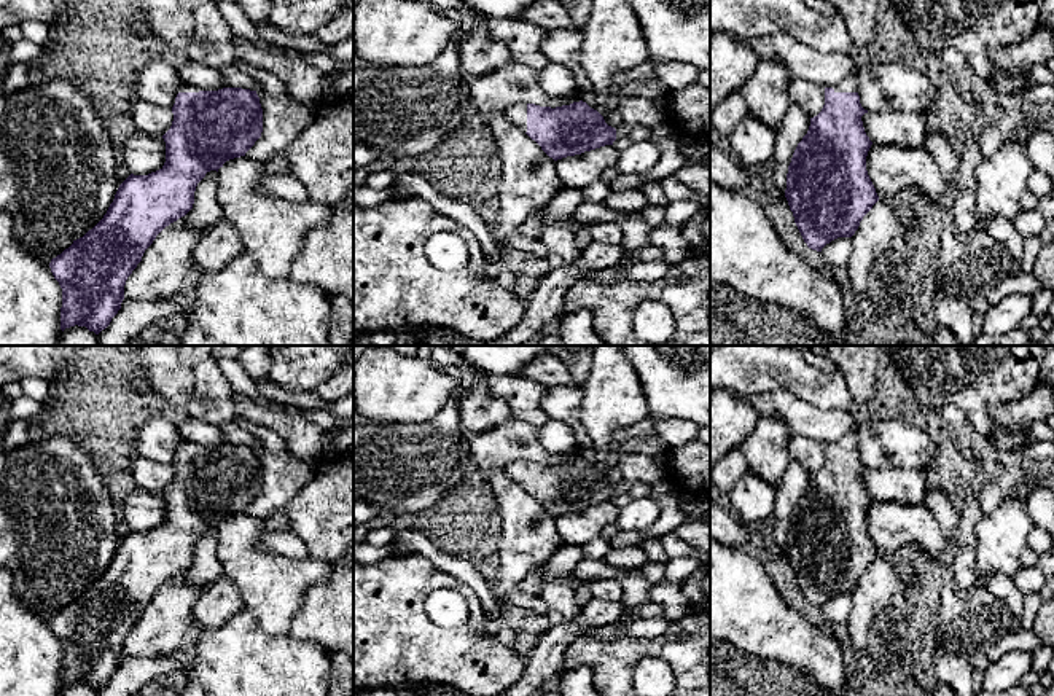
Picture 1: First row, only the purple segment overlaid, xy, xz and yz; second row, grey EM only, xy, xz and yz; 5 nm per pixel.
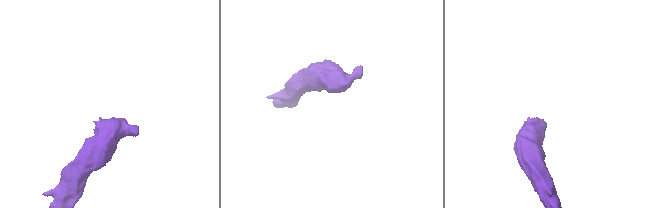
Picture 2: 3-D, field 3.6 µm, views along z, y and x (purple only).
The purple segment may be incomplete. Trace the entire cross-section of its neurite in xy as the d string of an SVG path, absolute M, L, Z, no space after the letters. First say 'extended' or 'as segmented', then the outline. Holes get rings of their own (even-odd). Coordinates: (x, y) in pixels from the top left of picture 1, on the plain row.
extended; M183 440L172 470L172 483L162 492L164 522L148 532L131 530L119 542L103 575L51 616L51 629L62 645L62 688L75 682L96 691L105 686L121 666L126 637L142 618L145 607L166 583L193 565L197 540L207 529L218 529L226 518L245 513L263 489L260 454L250 446L201 448Z

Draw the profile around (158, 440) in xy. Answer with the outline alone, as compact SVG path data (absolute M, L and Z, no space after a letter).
M162 417L151 419L137 430L139 457L153 462L172 465L182 441L177 424Z

